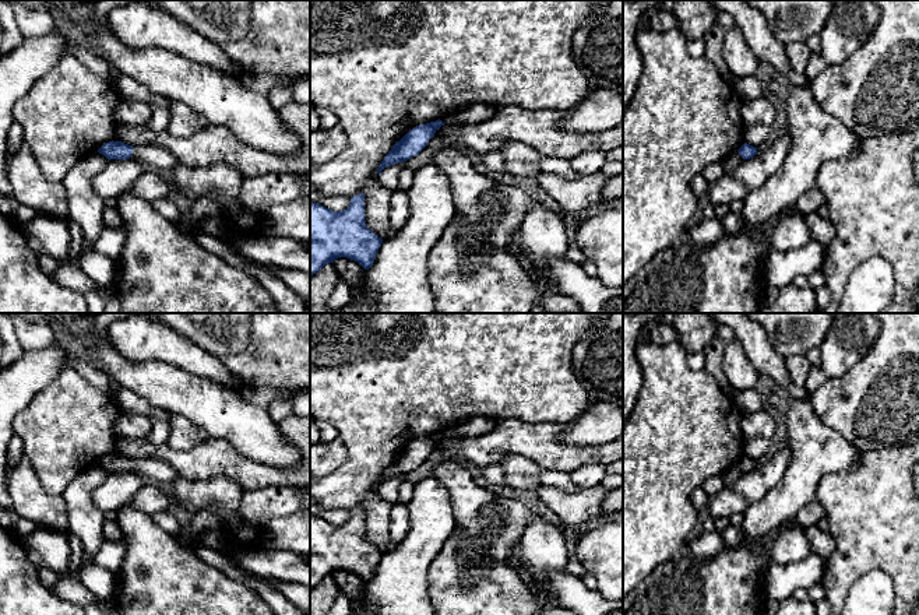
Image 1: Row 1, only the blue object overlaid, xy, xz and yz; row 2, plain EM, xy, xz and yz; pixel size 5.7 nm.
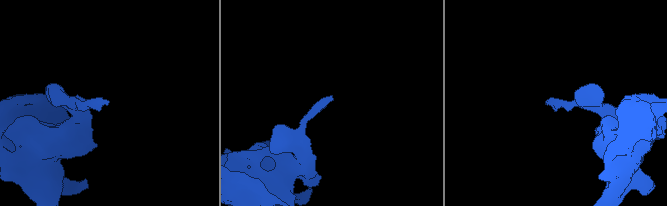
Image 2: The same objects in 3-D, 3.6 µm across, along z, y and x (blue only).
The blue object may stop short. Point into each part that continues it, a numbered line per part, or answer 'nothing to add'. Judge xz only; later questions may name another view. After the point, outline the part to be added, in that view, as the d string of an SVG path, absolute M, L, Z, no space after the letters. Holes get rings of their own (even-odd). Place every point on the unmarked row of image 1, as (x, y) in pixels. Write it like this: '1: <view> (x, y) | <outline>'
nothing to add

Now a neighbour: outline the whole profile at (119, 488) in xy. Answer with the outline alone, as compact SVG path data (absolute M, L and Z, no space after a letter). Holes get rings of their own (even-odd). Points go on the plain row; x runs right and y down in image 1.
M133 471L110 472L105 482L94 491L94 503L103 512L117 510L128 505L147 481Z

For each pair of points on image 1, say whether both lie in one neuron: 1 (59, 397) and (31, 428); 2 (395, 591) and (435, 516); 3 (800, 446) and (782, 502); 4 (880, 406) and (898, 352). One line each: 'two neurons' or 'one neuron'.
1: one neuron
2: one neuron
3: one neuron
4: one neuron

